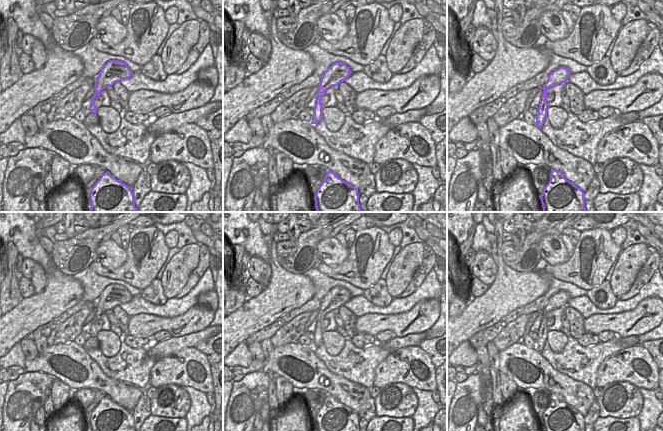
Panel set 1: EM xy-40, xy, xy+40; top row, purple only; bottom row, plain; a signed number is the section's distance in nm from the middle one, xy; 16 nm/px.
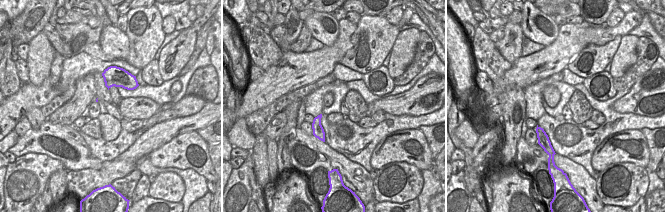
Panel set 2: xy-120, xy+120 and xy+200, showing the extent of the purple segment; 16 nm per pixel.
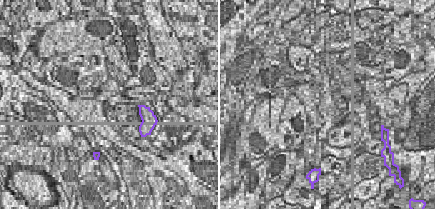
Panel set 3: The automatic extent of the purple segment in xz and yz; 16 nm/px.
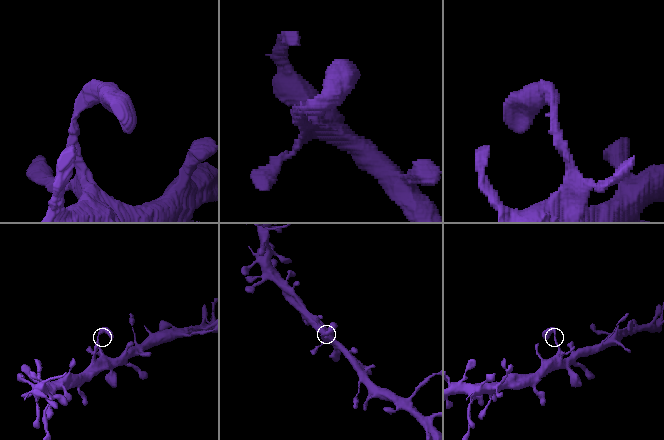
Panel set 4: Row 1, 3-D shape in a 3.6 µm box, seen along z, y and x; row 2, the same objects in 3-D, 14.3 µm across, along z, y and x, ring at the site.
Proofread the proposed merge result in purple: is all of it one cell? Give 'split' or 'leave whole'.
leave whole

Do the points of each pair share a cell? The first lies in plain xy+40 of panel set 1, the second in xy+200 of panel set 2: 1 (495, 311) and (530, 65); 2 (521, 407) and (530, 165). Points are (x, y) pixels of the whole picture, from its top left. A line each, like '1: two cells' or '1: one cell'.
1: one cell
2: two cells

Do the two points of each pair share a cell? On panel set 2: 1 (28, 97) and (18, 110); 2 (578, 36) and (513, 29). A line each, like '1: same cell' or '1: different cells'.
1: same cell
2: different cells

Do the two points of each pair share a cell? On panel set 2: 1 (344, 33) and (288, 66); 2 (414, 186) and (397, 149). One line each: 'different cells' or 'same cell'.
1: same cell
2: different cells

